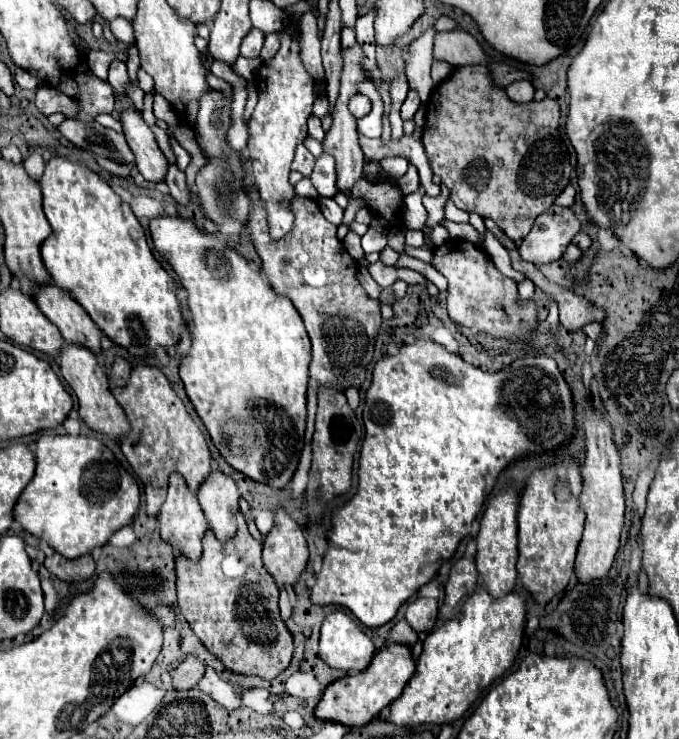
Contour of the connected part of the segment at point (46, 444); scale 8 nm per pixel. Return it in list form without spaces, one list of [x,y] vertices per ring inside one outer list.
[[[41,435],[35,461],[35,477],[23,489],[13,519],[63,557],[77,559],[95,547],[103,547],[115,531],[133,521],[141,499],[139,487],[95,437]]]

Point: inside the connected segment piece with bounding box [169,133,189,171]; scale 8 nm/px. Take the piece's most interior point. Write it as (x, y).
(182, 156)

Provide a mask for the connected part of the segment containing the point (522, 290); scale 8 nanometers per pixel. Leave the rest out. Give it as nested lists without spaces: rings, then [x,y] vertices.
[[[527,278],[527,280],[523,280],[522,282],[517,284],[518,289],[518,299],[519,300],[530,300],[533,299],[535,289],[531,289],[534,284],[533,282]]]

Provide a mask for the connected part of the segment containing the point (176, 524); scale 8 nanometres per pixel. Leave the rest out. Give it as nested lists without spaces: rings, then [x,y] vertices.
[[[173,473],[169,479],[169,493],[167,493],[167,499],[159,513],[159,525],[161,525],[161,539],[167,541],[169,545],[173,545],[173,551],[177,557],[183,555],[191,561],[199,561],[201,551],[203,551],[201,539],[203,539],[203,533],[207,531],[207,521],[197,503],[197,497],[187,489],[185,479],[177,473]]]

